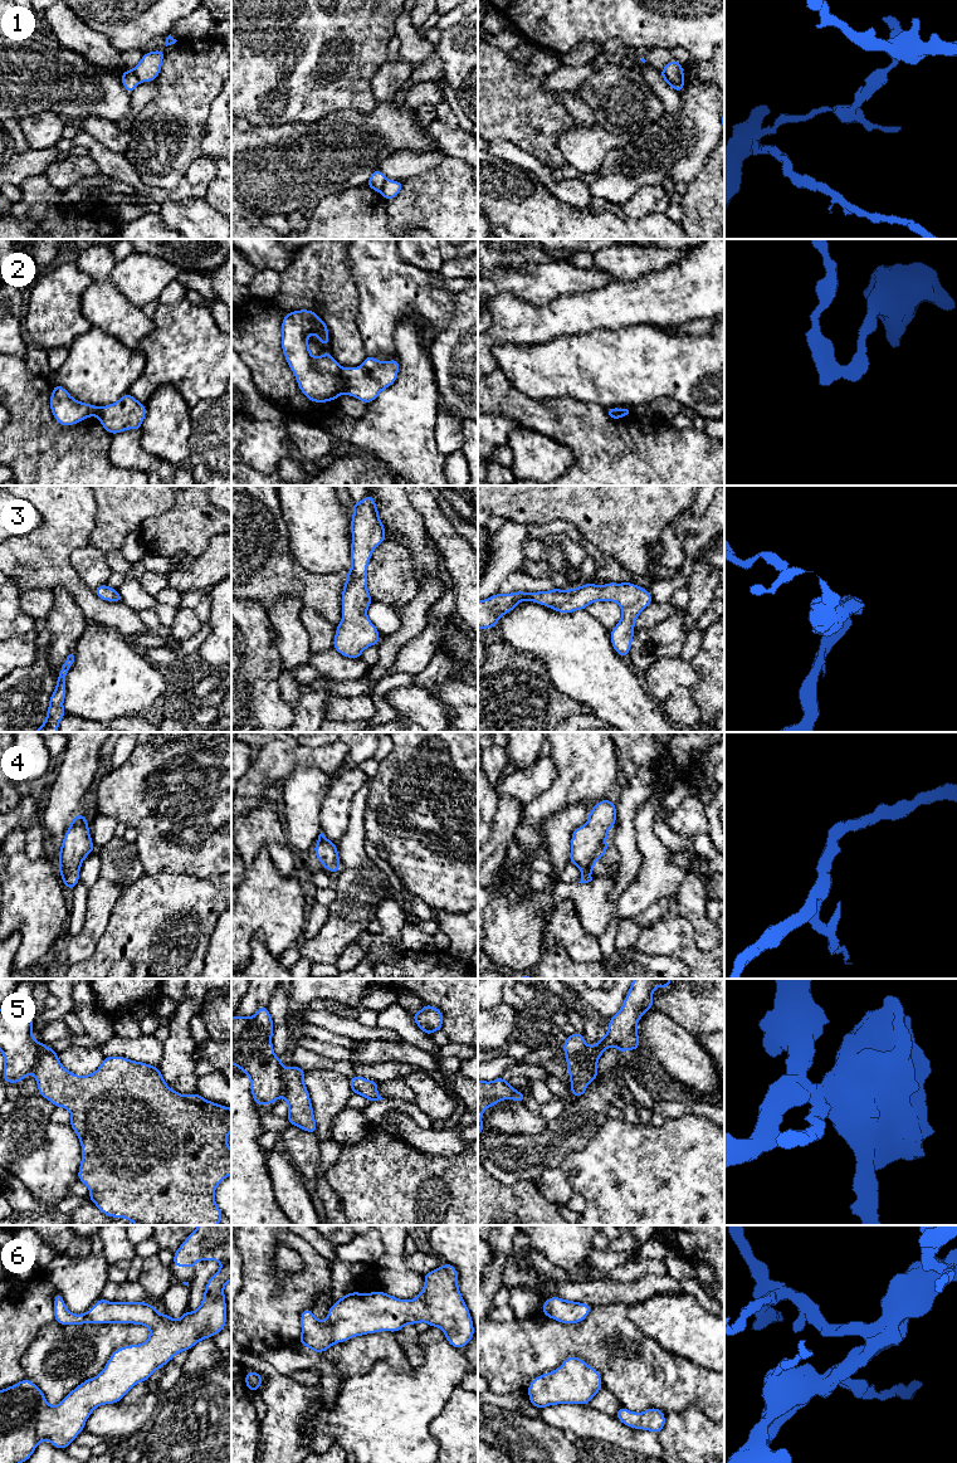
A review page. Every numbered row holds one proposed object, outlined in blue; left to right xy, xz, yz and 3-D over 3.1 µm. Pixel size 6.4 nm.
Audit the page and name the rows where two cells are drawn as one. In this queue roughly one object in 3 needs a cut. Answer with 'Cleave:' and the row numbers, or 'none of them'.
Cleave: 1, 2, 5

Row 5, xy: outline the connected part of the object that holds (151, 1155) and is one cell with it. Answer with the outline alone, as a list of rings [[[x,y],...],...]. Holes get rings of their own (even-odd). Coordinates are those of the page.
[[[49,1045],[40,1048],[35,1067],[31,1072],[38,1083],[38,1093],[50,1101],[54,1107],[64,1107],[70,1115],[69,1126],[77,1133],[82,1146],[82,1162],[78,1170],[78,1181],[89,1189],[89,1199],[107,1216],[124,1218],[135,1225],[218,1225],[224,1216],[214,1199],[218,1185],[231,1175],[231,1149],[226,1143],[231,1131],[231,1108],[205,1099],[197,1093],[184,1096],[171,1089],[158,1067],[143,1062],[131,1060],[124,1057],[104,1057],[99,1068],[88,1076],[77,1076],[65,1069]]]

